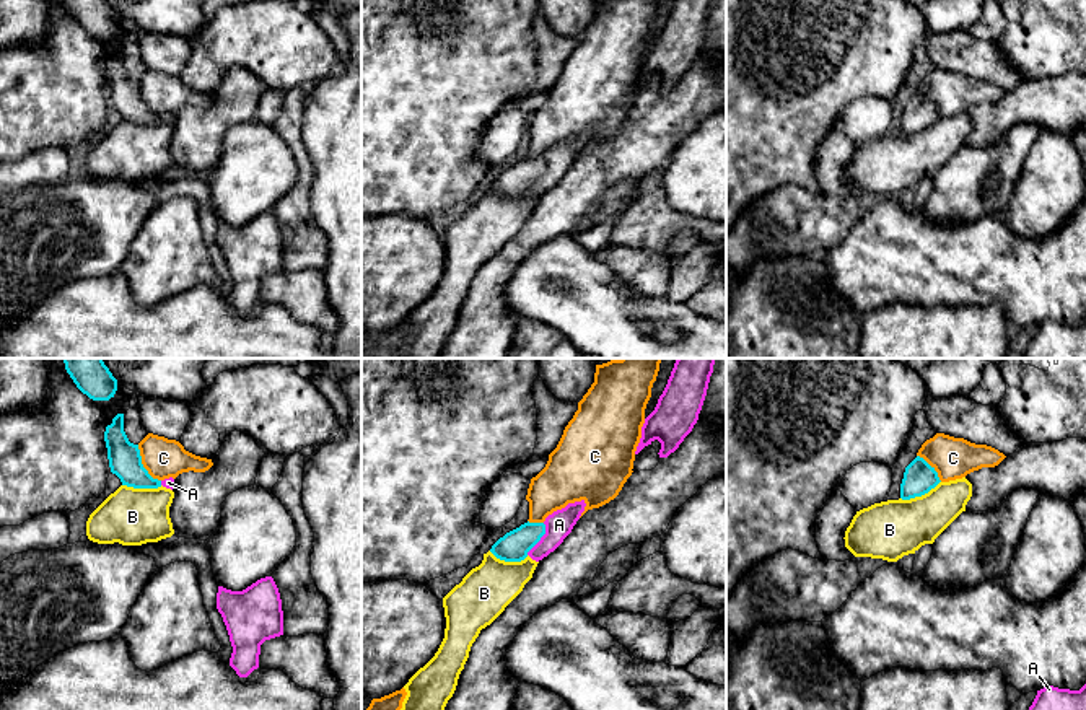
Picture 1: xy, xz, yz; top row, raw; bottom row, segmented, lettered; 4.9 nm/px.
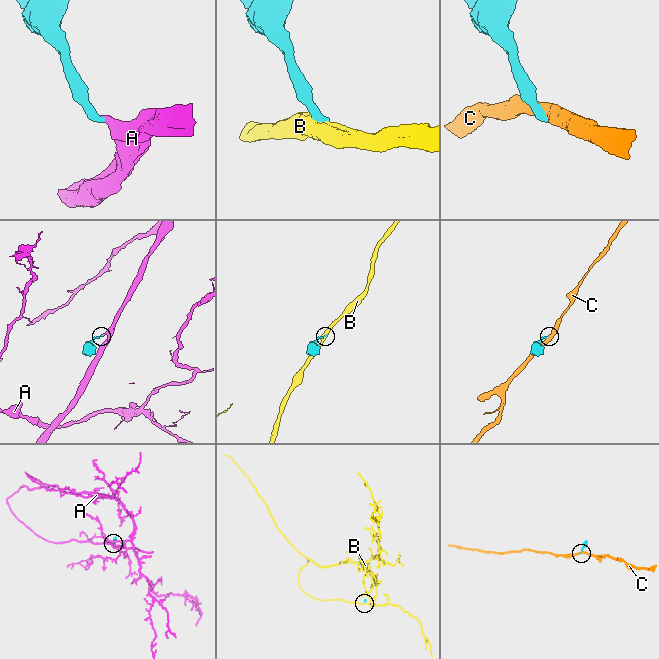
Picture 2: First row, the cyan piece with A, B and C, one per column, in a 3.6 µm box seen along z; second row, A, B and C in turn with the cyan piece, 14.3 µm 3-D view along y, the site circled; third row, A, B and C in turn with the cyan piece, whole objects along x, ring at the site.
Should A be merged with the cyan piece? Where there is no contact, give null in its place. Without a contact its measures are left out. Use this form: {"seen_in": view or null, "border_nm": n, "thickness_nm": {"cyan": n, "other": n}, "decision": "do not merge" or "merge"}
{"seen_in": "xz", "border_nm": 180, "thickness_nm": {"cyan": 150, "other": 140}, "decision": "merge"}

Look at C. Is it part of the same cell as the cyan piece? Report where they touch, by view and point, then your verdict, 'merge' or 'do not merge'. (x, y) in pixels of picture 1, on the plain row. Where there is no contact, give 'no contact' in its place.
xy (142, 100) | do not merge

